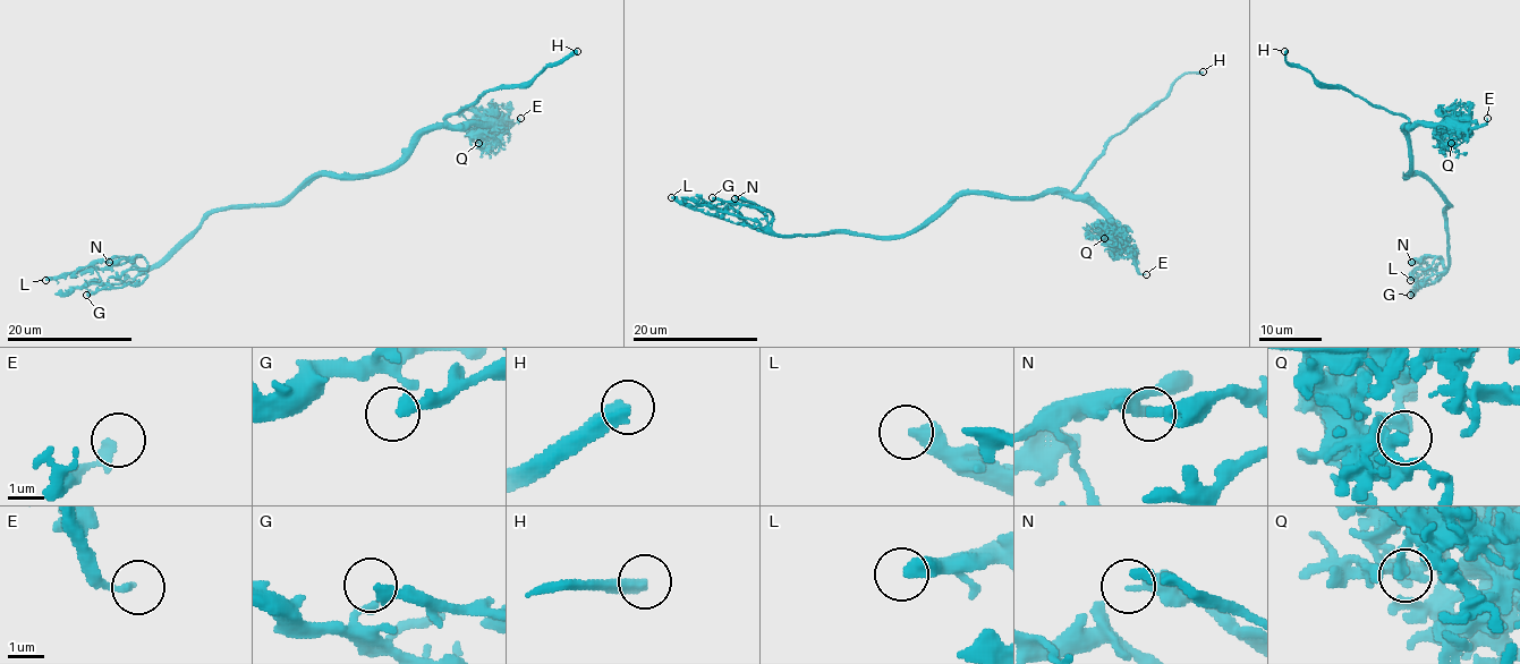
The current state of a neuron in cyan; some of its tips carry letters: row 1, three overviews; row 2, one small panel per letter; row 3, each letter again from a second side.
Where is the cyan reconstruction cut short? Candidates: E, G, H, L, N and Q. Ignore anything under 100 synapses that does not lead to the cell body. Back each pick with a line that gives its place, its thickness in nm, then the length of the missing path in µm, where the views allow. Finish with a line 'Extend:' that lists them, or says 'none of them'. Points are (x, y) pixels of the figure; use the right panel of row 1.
H: at (1284, 51); 360 nm thick; about 35 µm are missing
Extend: H

